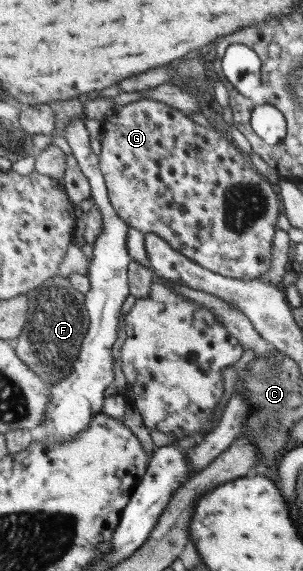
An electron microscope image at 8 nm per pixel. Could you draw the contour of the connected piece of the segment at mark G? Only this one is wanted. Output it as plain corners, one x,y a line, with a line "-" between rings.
138,100
123,107
118,107
115,113
103,125
102,152
100,165
108,184
108,193
113,207
129,225
141,230
144,234
157,234
167,241
173,249
193,259
203,267
224,276
242,280
260,279
269,271
271,243
275,235
275,217
279,211
279,201
271,189
271,183
265,176
255,170
249,158
232,142
227,141
217,131
202,127
179,109
152,100

